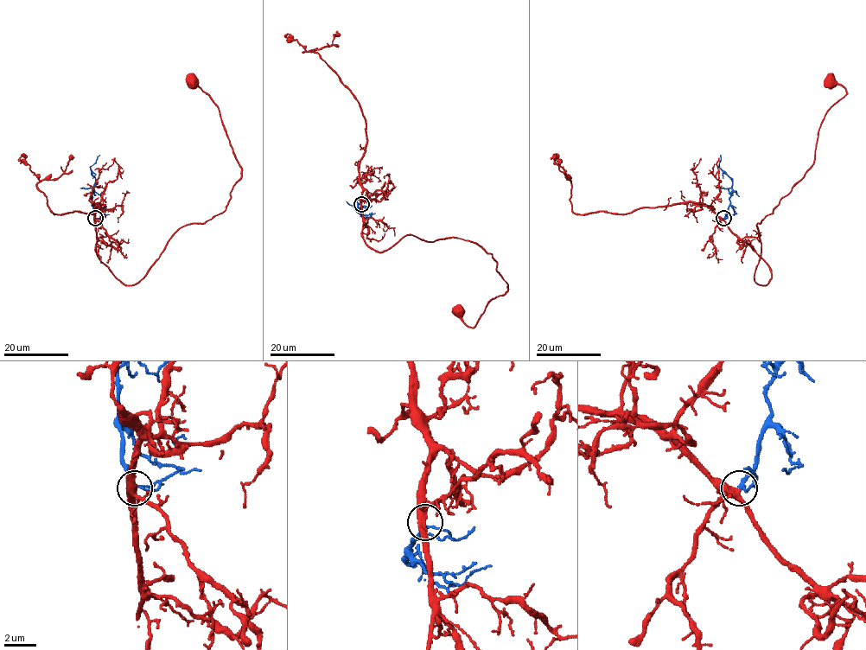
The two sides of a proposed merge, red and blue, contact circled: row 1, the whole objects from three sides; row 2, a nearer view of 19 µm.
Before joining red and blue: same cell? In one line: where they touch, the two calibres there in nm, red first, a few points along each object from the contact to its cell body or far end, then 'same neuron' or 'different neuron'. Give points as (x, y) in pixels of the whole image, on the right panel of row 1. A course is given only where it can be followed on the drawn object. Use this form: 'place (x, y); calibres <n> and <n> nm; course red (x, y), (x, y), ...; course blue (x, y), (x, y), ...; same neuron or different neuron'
place (723, 218); calibres 400 and 190 nm; course red (724, 219), (769, 267), (765, 285), (754, 278), (756, 225), (813, 163), (825, 113), (846, 94), (830, 81); course blue (724, 219), (729, 204), (732, 180), (719, 166), (720, 155); same neuron

